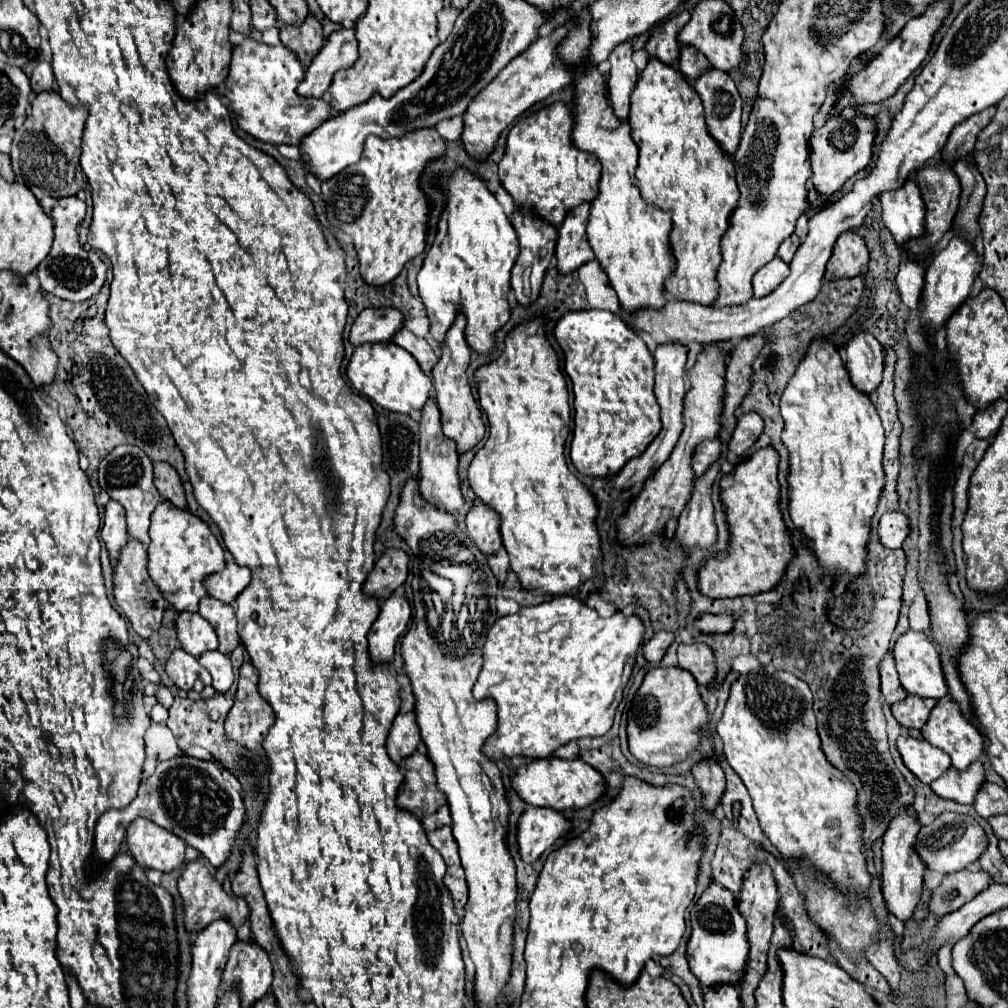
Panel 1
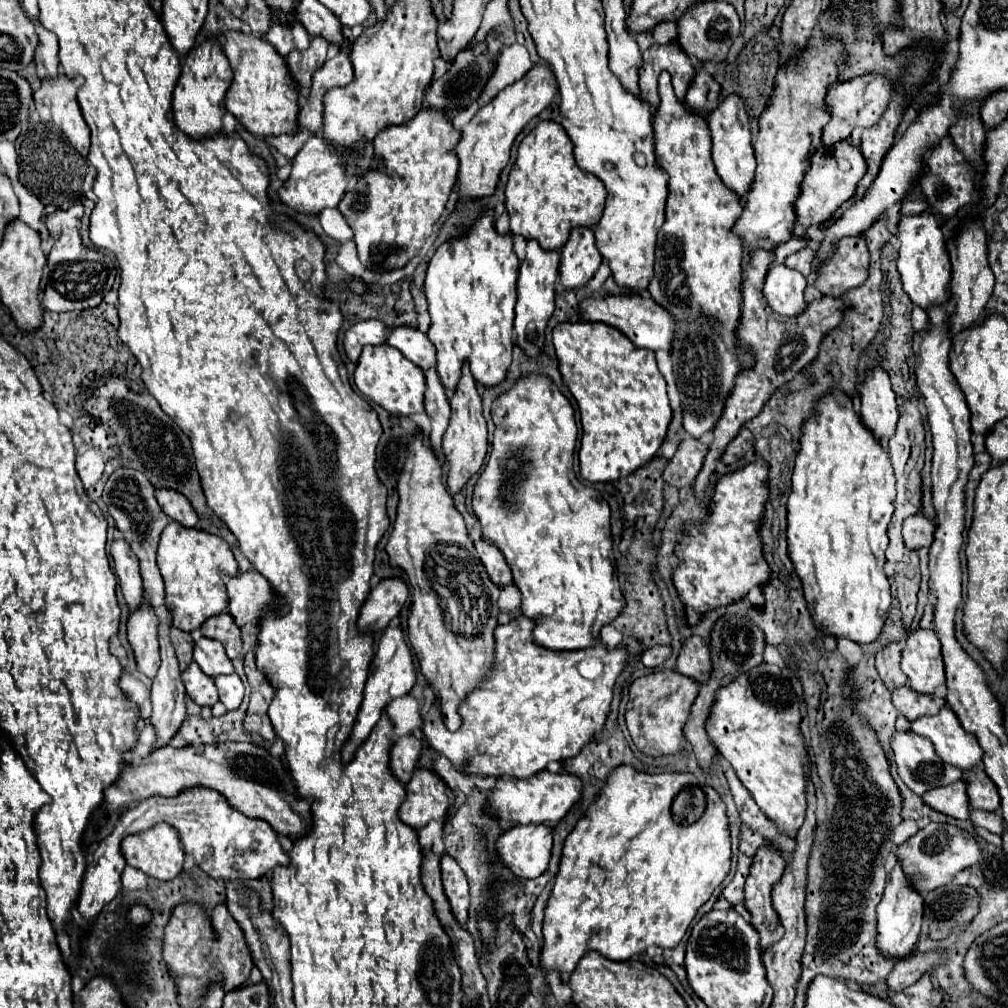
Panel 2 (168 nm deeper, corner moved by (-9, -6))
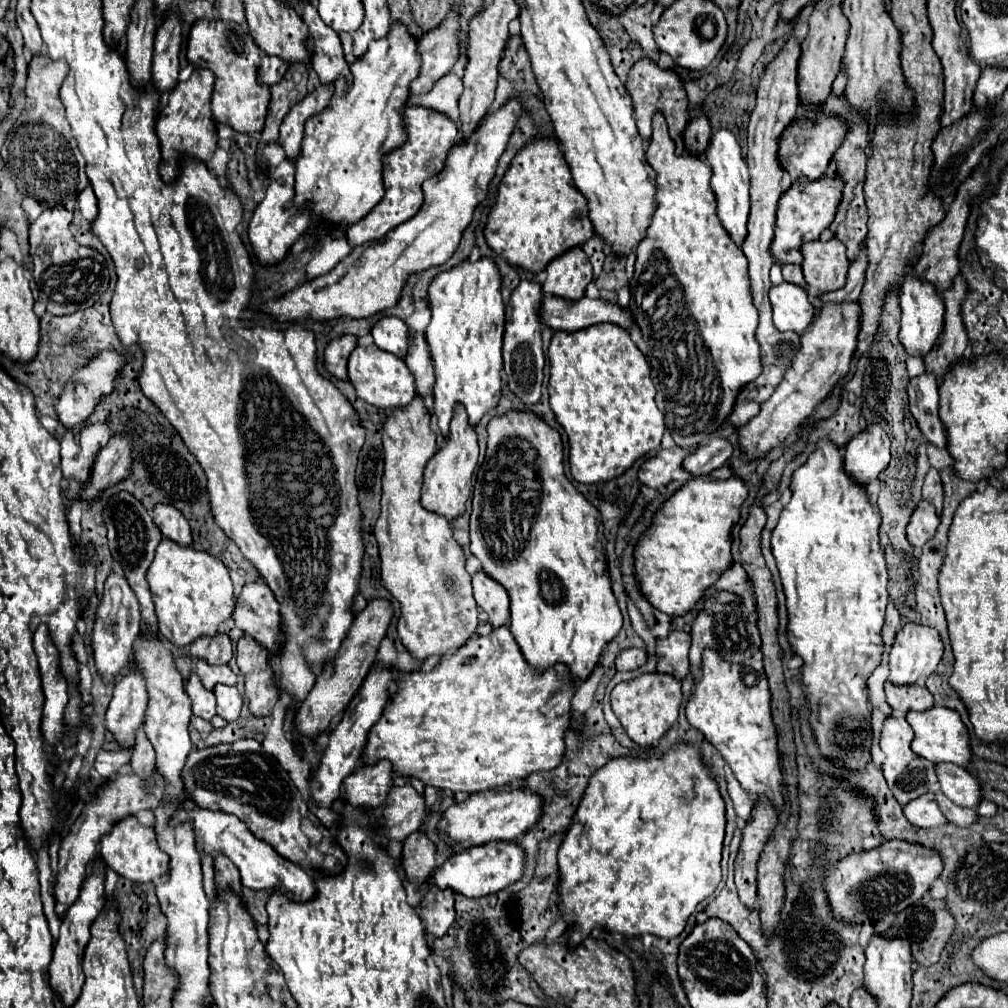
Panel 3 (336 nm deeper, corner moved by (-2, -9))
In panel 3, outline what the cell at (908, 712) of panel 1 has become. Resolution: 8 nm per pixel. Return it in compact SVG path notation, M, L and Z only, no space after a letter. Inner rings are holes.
M887 682L885 684L887 702L895 712L909 712L909 710L929 710L935 702L931 692L925 686L897 686Z

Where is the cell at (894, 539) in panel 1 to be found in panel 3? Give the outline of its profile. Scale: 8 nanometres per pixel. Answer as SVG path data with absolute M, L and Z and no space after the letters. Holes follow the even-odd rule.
M921 500L917 504L917 510L913 512L909 524L907 524L907 540L911 546L921 548L927 540L933 538L935 530L939 526L939 516L935 514L933 504Z

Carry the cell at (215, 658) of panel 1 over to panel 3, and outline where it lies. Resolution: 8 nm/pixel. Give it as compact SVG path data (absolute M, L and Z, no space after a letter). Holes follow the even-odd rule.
M217 684L213 688L215 692L215 698L217 698L217 714L221 718L225 718L227 722L233 722L237 720L239 712L241 712L241 706L243 706L243 700L237 692L235 686L225 686L225 684Z

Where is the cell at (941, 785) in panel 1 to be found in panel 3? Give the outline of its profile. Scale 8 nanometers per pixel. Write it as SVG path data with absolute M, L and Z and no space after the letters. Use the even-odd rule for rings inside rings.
M933 792L923 794L923 796L915 798L913 802L909 802L903 808L903 814L907 816L909 822L913 822L919 828L933 828L933 826L947 824L947 818L939 810L939 804L937 804Z

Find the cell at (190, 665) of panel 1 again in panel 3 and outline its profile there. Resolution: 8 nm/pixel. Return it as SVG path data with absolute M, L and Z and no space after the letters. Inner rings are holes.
M191 672L189 680L185 682L185 694L193 702L193 714L201 716L205 720L211 720L215 716L215 696L211 690L207 690L195 672Z

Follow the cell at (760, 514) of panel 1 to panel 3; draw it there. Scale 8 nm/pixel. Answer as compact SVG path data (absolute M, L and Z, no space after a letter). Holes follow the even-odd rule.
M711 438L705 446L697 448L697 452L685 460L685 468L695 478L663 504L635 548L635 574L641 592L665 614L687 614L701 600L705 590L733 566L731 528L739 522L741 504L747 500L747 486L739 476L727 480L701 476L723 466L731 454L733 446L727 438Z

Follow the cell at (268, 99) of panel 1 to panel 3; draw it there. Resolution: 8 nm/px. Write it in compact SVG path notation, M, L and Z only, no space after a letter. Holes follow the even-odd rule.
M225 20L195 22L189 32L187 58L197 68L211 68L211 72L215 72L217 76L213 100L211 100L213 118L217 122L227 124L235 132L243 132L243 134L257 134L263 130L265 118L269 114L271 94L269 94L269 86L259 84L257 80L261 66L261 50L239 24Z

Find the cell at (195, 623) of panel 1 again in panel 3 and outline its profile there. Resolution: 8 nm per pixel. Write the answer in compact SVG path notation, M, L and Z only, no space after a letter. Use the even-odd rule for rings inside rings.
M199 658L195 662L195 672L197 672L197 676L201 678L201 682L209 690L215 684L227 684L227 686L235 686L237 684L237 676L229 670L229 666L211 666L203 658Z

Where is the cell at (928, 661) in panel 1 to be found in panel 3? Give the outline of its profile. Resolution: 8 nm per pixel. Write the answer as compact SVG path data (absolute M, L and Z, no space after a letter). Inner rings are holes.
M905 624L897 632L895 644L889 654L889 680L893 684L903 684L903 686L917 684L919 680L927 680L941 662L941 656L943 656L943 642L937 630L921 624Z

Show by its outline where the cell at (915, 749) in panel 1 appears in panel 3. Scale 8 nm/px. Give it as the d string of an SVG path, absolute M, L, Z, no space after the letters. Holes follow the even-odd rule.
M891 716L891 718L885 720L883 734L881 734L881 750L885 752L883 774L885 774L885 780L889 784L889 790L893 792L893 796L897 798L897 802L901 806L911 802L913 798L919 798L921 794L939 790L935 764L925 760L925 758L921 758L921 756L917 756L917 754L913 754L911 742L913 742L913 728L907 724L907 720L903 716L901 718Z

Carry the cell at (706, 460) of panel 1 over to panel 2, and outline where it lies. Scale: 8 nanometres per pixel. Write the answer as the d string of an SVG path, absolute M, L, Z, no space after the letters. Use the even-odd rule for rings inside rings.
M684 439L676 455L666 463L662 479L672 487L692 487L696 475L702 469L708 445L698 439Z

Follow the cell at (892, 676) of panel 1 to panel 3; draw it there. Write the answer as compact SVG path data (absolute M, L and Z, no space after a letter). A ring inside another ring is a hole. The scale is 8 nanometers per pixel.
M893 604L887 606L887 616L885 616L885 624L883 624L883 644L885 644L885 656L889 656L889 650L893 646L895 634L897 634L897 626L899 626L899 612L895 610Z

